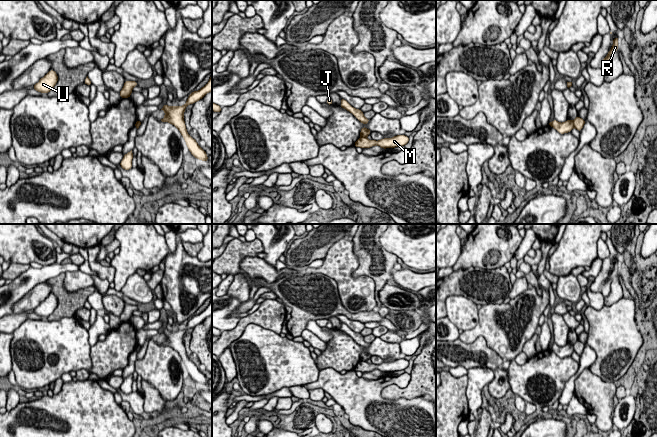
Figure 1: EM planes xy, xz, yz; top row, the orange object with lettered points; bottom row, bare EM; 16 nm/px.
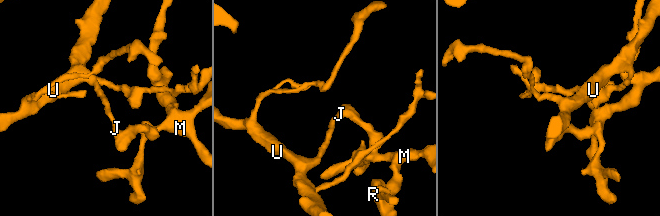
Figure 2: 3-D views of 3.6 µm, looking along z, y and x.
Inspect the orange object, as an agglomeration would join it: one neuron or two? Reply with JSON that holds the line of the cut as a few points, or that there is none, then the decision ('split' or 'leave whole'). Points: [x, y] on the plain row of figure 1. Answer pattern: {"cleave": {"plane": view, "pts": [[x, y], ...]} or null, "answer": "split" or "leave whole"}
{"cleave": {"plane": "yz", "pts": [[572, 345], [574, 350]]}, "answer": "split"}

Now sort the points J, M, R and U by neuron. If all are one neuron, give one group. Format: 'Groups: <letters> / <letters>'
Groups: J U / M R

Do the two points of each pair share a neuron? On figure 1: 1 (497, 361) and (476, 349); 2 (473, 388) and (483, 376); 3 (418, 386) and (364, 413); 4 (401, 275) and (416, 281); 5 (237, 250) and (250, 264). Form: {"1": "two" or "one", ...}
{"1": "one", "2": "one", "3": "two", "4": "one", "5": "two"}

